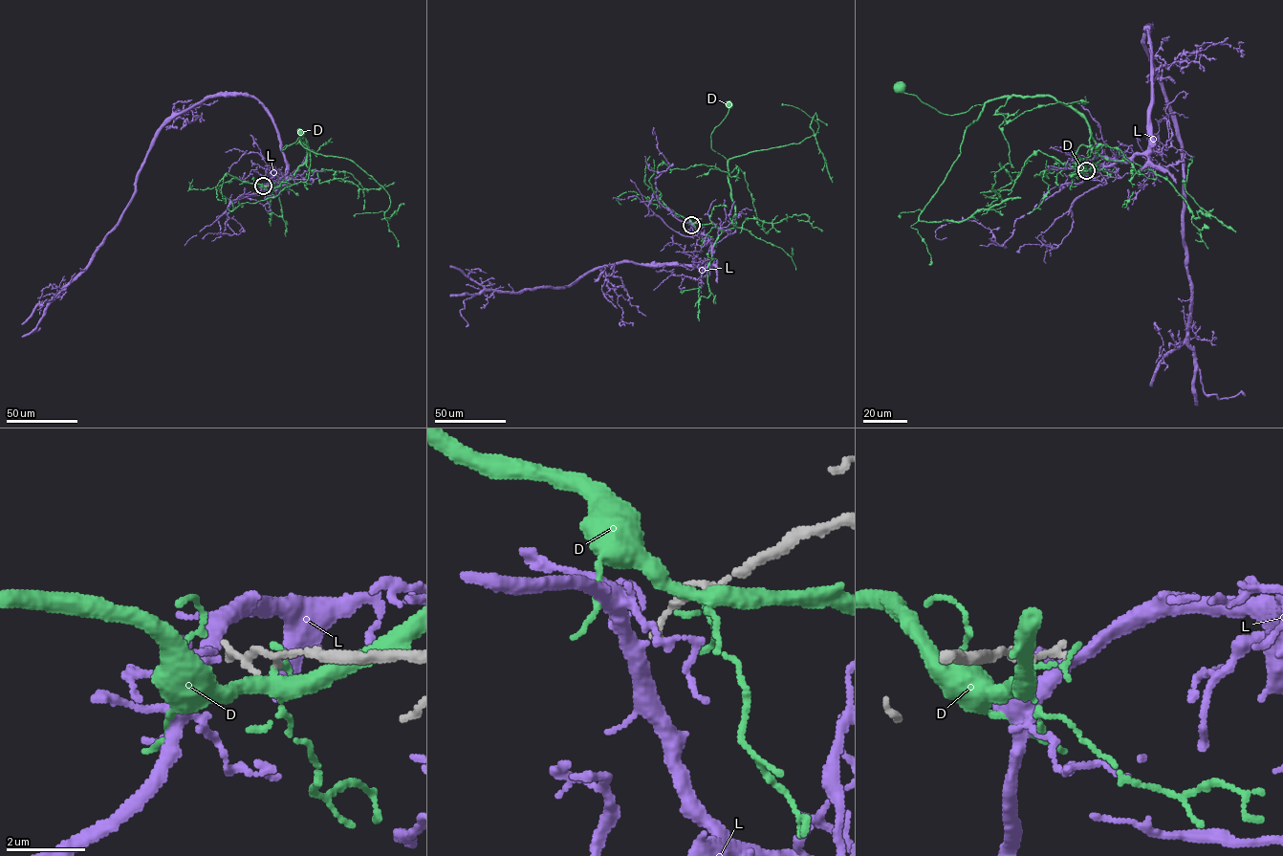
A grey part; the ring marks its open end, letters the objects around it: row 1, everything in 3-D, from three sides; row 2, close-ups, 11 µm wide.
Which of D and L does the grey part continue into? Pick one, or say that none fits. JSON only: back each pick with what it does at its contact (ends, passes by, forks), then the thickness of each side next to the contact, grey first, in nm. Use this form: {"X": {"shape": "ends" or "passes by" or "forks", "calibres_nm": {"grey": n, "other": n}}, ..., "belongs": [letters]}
{"L": {"shape": "forks", "calibres_nm": {"grey": 130, "other": 280}}, "belongs": ["L"]}

